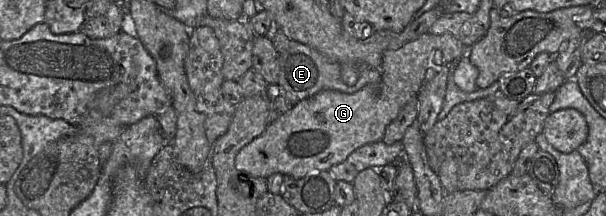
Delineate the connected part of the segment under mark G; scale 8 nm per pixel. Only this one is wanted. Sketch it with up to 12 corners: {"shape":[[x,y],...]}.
{"shape":[[429,32],[379,83],[297,102],[237,153],[265,179],[329,170],[382,141],[428,69],[467,52]]}

